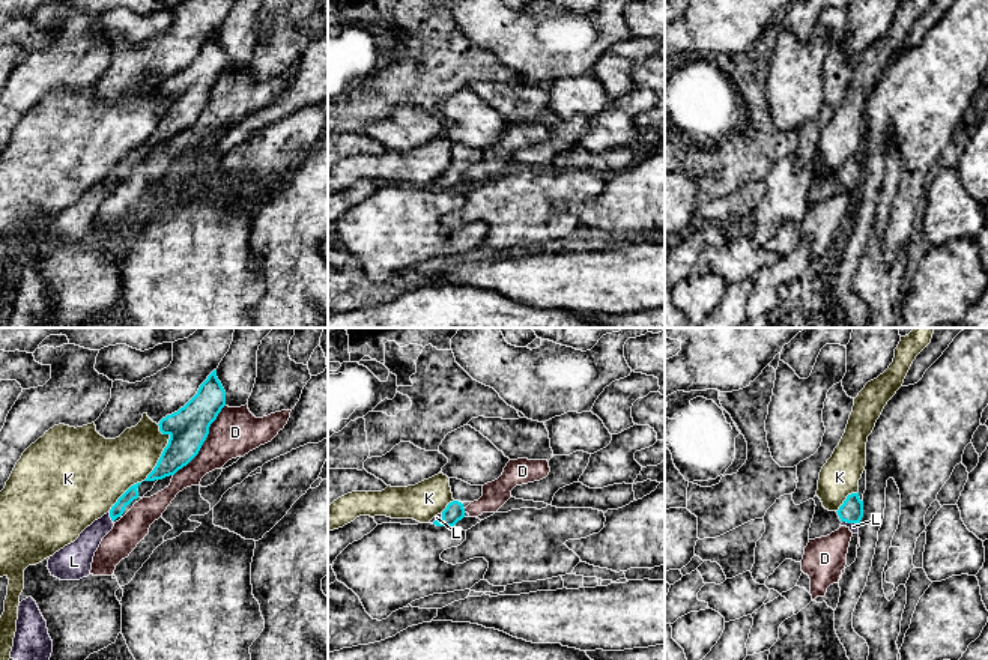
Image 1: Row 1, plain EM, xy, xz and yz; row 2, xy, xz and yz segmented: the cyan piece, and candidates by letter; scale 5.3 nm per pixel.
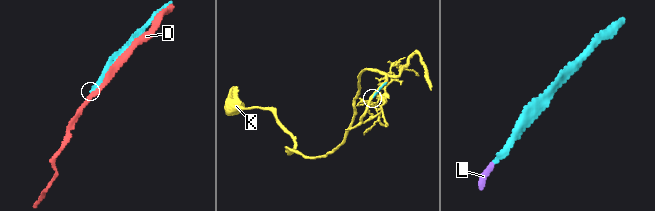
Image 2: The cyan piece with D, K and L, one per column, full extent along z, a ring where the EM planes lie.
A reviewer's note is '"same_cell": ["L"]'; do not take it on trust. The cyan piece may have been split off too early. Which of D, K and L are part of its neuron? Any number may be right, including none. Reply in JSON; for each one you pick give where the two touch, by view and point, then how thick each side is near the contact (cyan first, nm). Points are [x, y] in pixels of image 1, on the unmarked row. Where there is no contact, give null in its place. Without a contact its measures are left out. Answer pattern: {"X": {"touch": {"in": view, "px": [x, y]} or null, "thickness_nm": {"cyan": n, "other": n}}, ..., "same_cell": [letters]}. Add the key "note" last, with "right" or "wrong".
{"L": {"touch": {"in": "xy", "px": [110, 179]}, "thickness_nm": {"cyan": 70, "other": 140}}, "same_cell": ["L"], "note": "right"}

